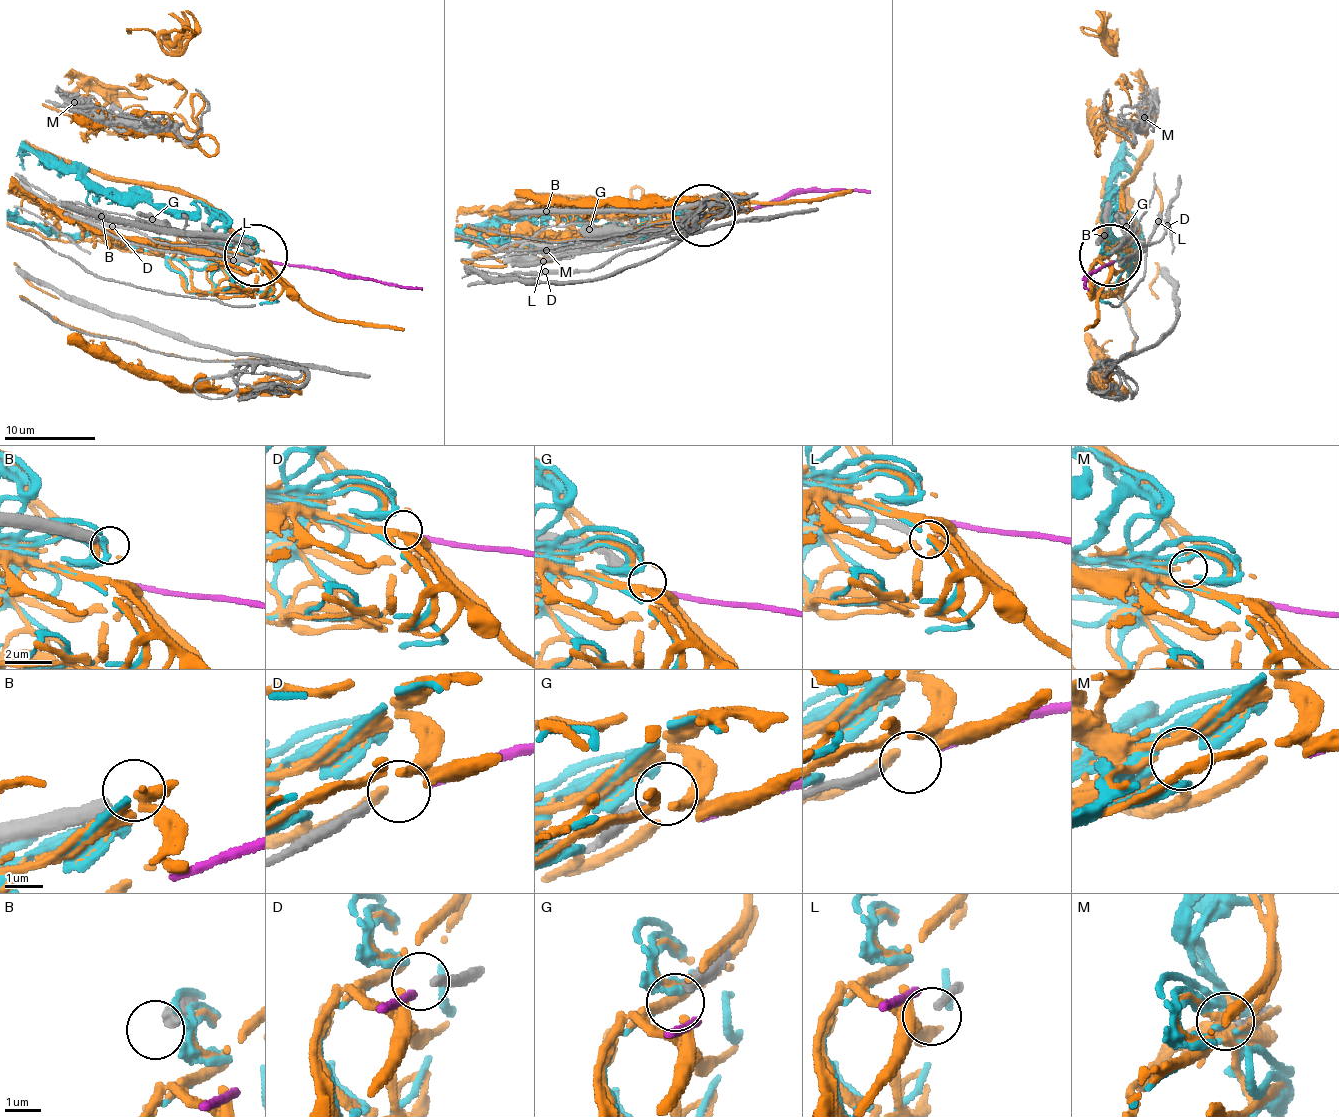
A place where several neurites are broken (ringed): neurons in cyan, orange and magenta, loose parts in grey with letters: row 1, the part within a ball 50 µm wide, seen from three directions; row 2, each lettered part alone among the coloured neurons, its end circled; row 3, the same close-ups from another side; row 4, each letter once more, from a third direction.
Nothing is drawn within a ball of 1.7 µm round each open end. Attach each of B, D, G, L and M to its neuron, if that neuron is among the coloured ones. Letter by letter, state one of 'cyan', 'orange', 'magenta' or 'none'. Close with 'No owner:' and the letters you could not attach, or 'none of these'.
B: none
D: magenta
G: none
L: orange
M: cyan
No owner: B, G

